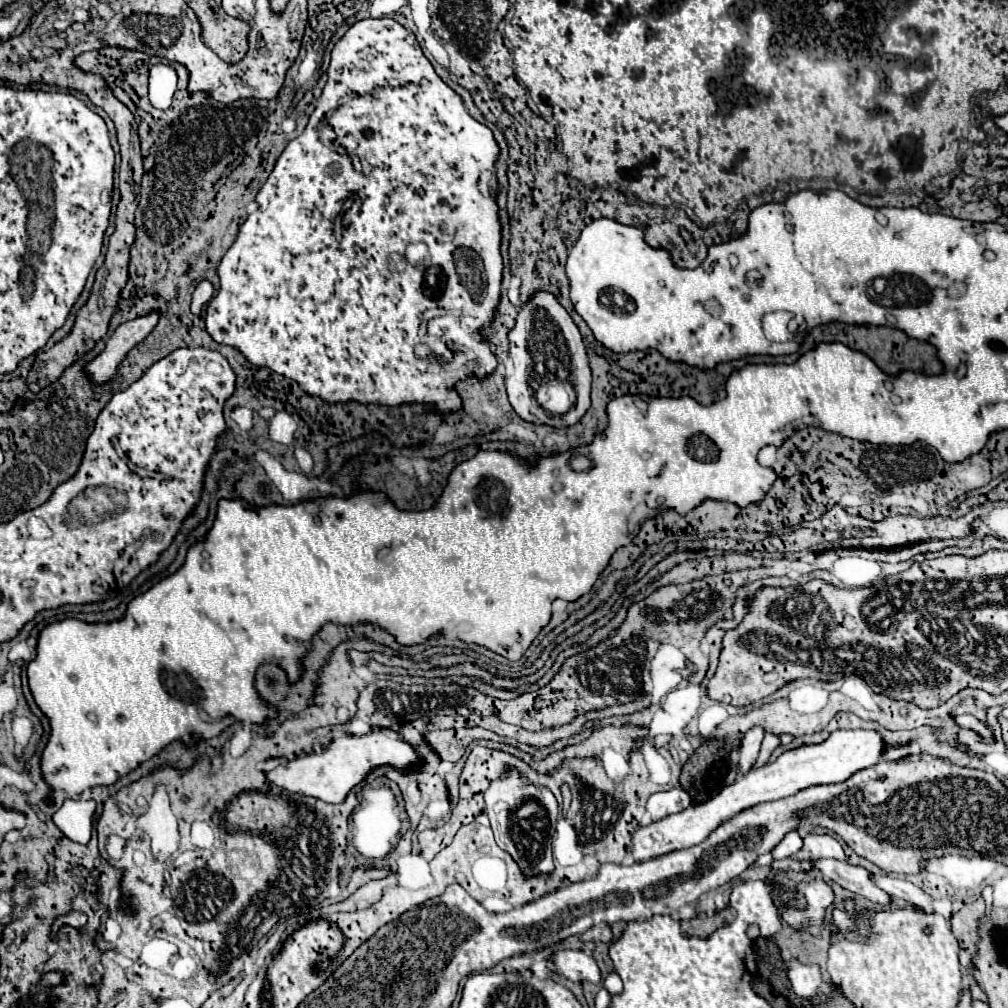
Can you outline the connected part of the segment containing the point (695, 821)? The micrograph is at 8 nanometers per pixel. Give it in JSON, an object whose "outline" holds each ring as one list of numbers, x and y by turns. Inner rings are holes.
{"outline":[[854,729,854,731,834,731,830,737,816,745,802,745,796,749,784,751,774,763,766,763,762,767,752,767,748,773,740,773,734,783,722,787,710,799,702,803,692,803,680,813,668,815,660,821,654,821,648,827,640,827,632,839,632,857,636,861,646,861,650,857,658,857,676,849,686,849,698,845,702,839,708,837,726,817,734,817,742,809,754,807,764,801,776,801,790,797,802,789,814,785,830,785,842,783,850,779,856,771,872,767,886,751,884,737,874,729]]}

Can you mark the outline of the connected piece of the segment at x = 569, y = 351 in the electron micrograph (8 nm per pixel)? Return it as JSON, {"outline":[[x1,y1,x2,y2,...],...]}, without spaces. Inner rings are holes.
{"outline":[[536,291,524,301,518,311,516,325,508,333,510,359,514,363,514,373,506,377,506,391,512,409,532,423,546,423,552,427,574,425,590,407,590,365,582,335,574,325,568,311,560,305,558,297,550,291],[548,373,556,373,560,381,568,381,576,391,576,403,566,415,550,415,536,401,536,391,548,383]]}

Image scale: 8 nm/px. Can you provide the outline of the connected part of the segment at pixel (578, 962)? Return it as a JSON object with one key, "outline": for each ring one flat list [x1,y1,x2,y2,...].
{"outline":[[574,949,556,951,550,955,550,961,554,963,556,971,570,981,592,981,592,983,602,981,596,961,584,951,574,951]]}

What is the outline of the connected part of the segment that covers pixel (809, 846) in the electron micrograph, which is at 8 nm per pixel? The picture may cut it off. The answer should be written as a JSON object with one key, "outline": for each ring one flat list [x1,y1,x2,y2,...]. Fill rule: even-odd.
{"outline":[[806,833,802,837,804,845,796,853,796,859,800,861,810,861,818,857,834,857,834,859,844,859,844,851,840,843,828,835,828,833]]}

